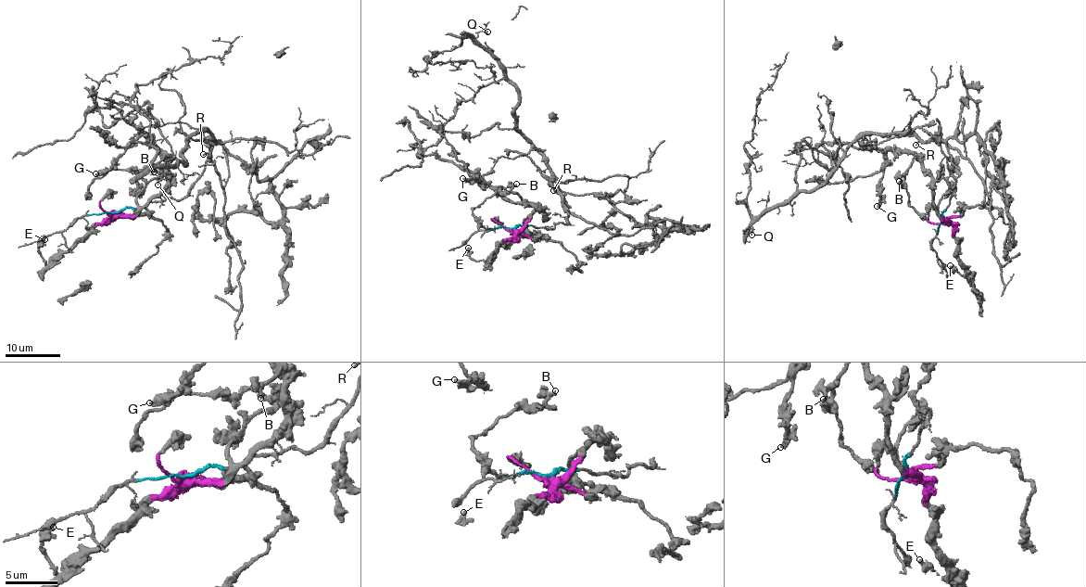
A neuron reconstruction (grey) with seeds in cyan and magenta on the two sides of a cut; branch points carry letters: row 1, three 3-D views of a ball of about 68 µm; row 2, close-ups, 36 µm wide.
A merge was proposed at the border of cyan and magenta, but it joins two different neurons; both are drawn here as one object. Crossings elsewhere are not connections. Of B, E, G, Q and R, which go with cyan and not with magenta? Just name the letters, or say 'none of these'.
Q, R

